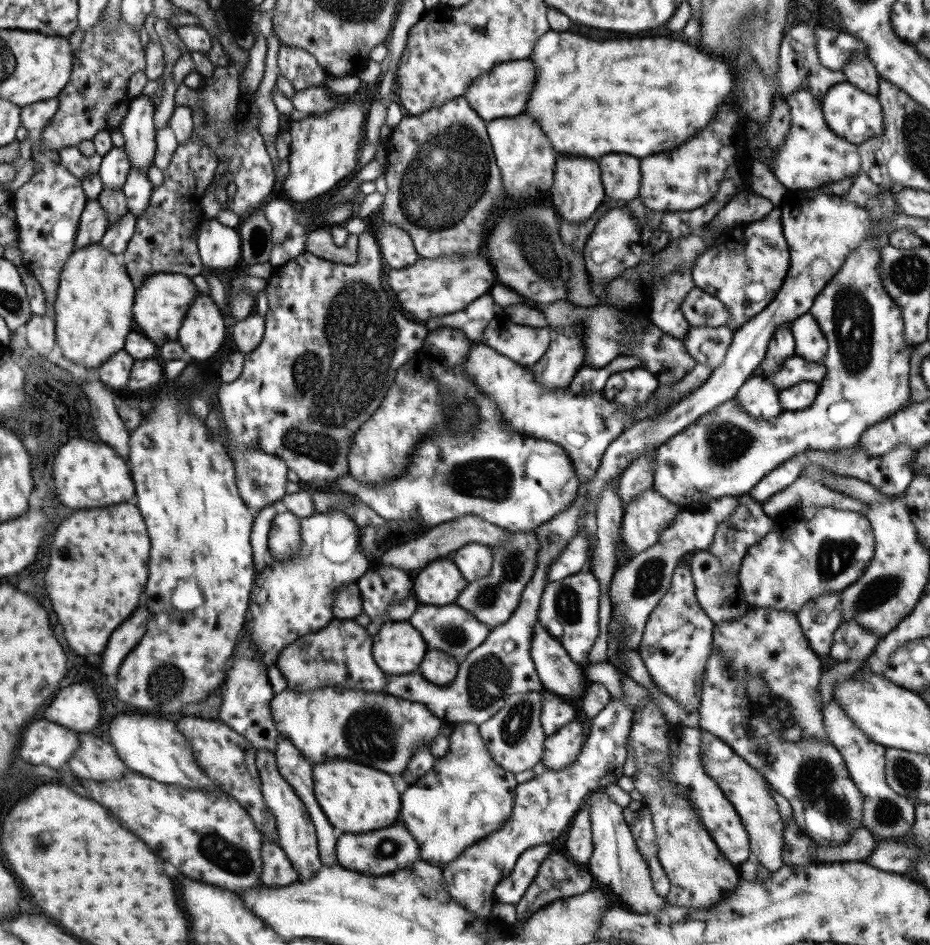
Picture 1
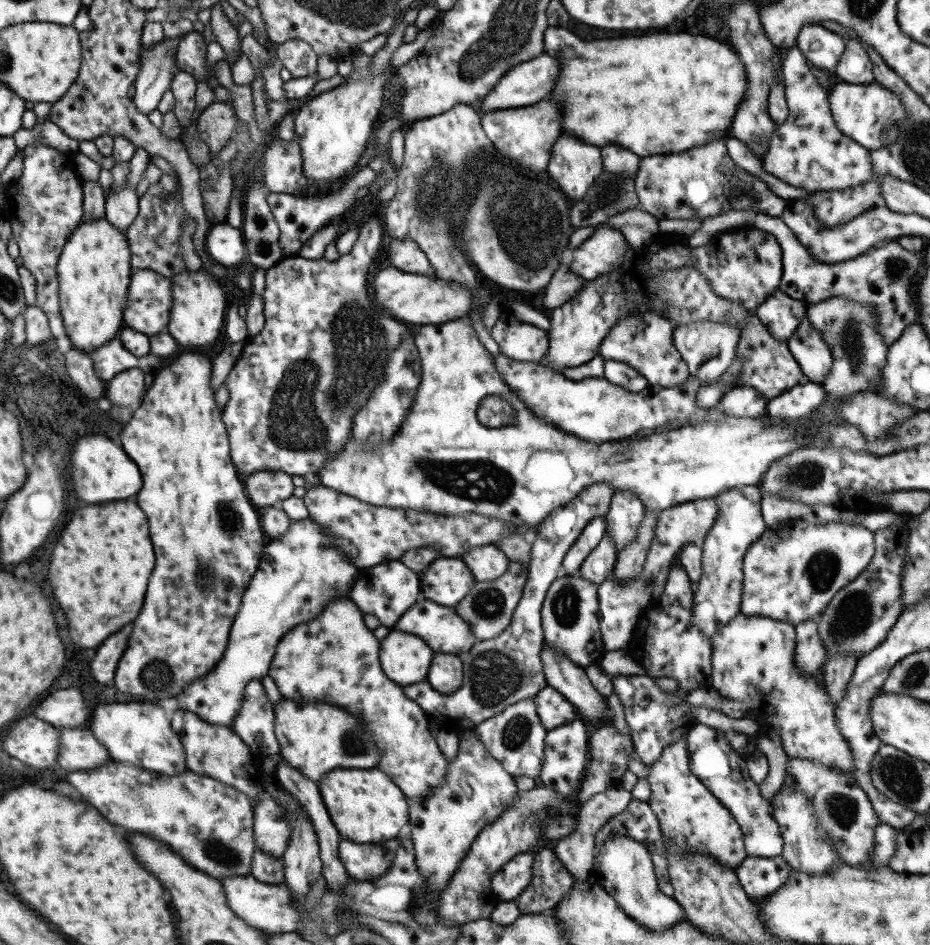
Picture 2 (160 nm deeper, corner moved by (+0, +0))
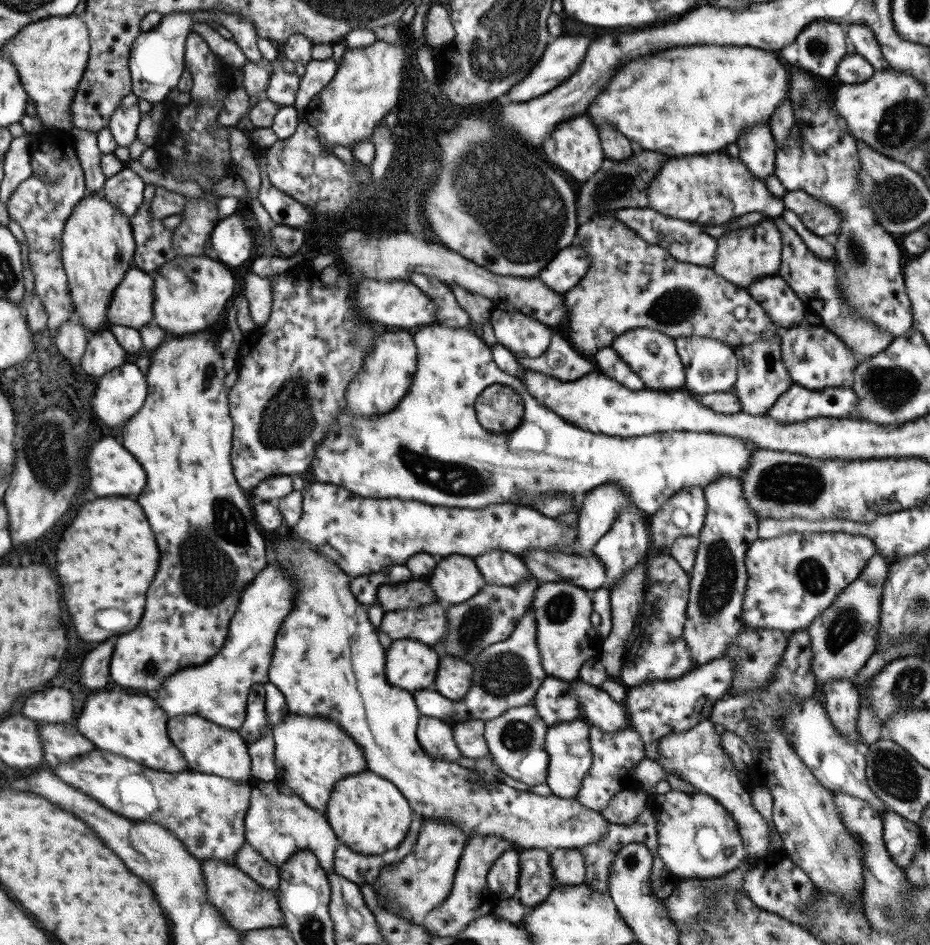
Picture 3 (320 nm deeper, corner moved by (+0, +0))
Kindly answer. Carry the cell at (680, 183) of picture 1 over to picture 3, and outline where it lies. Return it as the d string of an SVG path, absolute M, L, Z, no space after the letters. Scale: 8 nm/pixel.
M707 153L707 156L669 158L658 169L647 187L649 204L663 216L718 226L748 212L763 212L764 218L779 217L784 211L782 199L772 197L763 181L753 176L738 157Z

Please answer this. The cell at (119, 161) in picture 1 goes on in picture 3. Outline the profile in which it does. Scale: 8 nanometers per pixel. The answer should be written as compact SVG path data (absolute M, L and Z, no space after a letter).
M132 93L125 96L116 110L111 113L107 127L119 146L129 146L136 137L140 115L138 99Z

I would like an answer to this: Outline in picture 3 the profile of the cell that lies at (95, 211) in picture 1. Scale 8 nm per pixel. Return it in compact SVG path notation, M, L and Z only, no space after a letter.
M71 129L77 158L82 168L87 193L101 192L105 175L100 167L102 152L96 145L96 133L81 129Z

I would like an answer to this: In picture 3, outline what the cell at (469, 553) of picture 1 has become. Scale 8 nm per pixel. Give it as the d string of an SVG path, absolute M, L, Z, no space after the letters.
M490 550L475 558L475 564L489 585L513 586L530 576L525 563L509 552Z

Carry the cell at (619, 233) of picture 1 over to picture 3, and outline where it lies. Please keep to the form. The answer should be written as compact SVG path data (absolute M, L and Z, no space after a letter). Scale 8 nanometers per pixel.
M578 244L561 248L544 268L538 272L538 278L556 293L565 293L577 284L587 272L589 264L586 252Z

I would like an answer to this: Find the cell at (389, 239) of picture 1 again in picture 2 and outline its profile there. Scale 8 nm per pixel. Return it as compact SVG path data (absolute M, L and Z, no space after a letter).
M391 238L387 249L389 266L409 274L434 276L434 268L429 264L425 253L421 252L413 241Z

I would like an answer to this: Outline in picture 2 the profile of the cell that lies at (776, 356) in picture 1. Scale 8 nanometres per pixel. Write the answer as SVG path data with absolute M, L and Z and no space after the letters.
M778 288L771 291L761 304L757 305L753 314L763 323L769 334L775 340L785 341L790 334L799 326L800 320L806 317L806 306L799 300L795 300L783 294Z

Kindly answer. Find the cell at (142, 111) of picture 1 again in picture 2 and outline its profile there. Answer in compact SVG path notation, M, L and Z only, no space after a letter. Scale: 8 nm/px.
M163 38L163 40L156 42L155 44L152 44L148 47L142 47L140 50L140 67L137 71L136 77L134 78L133 84L133 96L131 98L131 102L134 104L134 107L141 113L146 116L148 112L151 112L152 110L156 110L157 103L161 99L161 95L168 89L170 89L170 82L172 79L172 68L173 63L171 62L172 59L169 55L169 50L167 47L164 47L164 41L167 38Z

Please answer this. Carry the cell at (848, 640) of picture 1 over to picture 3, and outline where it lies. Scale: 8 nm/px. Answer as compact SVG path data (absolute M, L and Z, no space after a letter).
M830 680L822 686L823 706L827 717L837 732L840 732L847 742L859 745L860 736L857 732L857 710L860 698L851 680Z

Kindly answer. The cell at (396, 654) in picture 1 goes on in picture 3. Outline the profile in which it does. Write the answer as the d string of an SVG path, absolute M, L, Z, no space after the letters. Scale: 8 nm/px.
M393 640L385 652L387 682L403 690L427 689L435 678L437 654L415 640Z

